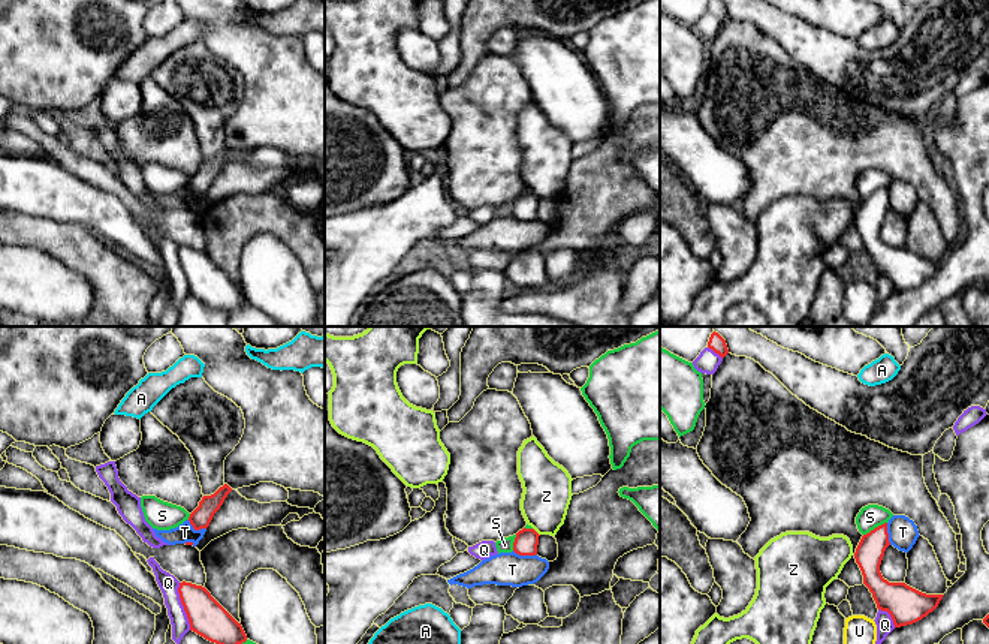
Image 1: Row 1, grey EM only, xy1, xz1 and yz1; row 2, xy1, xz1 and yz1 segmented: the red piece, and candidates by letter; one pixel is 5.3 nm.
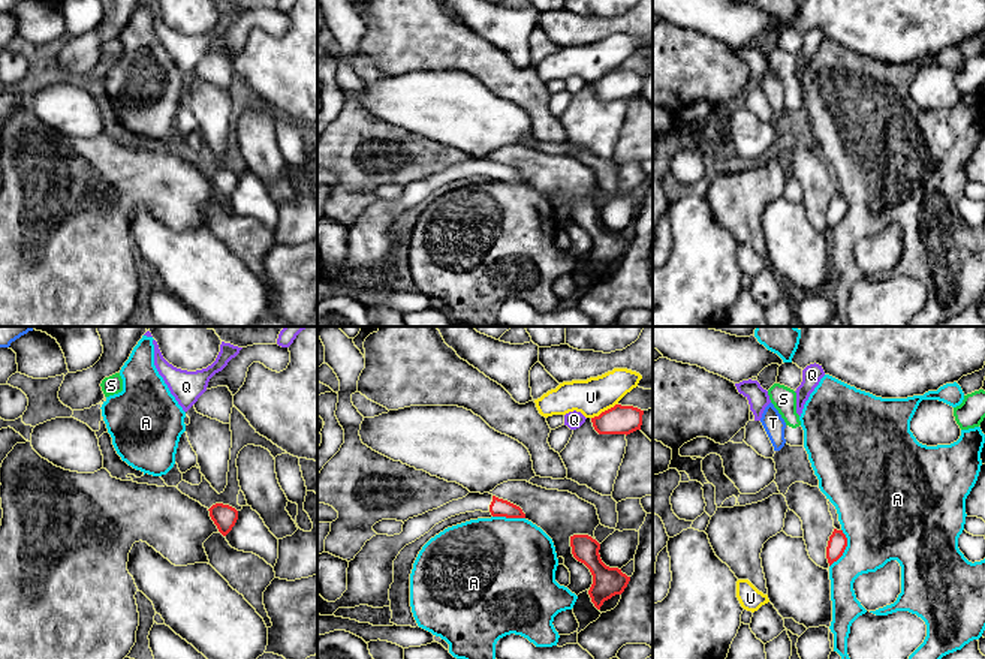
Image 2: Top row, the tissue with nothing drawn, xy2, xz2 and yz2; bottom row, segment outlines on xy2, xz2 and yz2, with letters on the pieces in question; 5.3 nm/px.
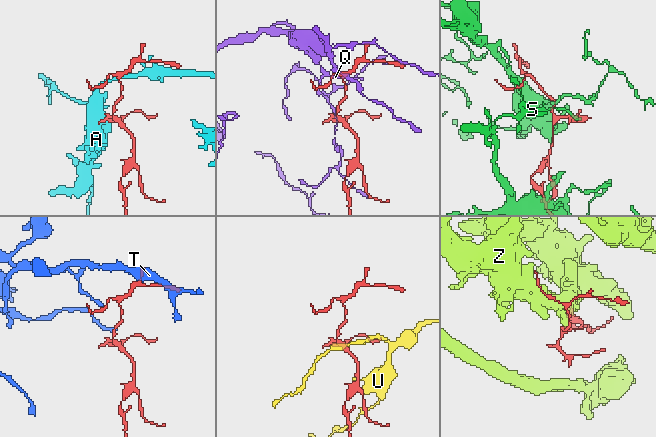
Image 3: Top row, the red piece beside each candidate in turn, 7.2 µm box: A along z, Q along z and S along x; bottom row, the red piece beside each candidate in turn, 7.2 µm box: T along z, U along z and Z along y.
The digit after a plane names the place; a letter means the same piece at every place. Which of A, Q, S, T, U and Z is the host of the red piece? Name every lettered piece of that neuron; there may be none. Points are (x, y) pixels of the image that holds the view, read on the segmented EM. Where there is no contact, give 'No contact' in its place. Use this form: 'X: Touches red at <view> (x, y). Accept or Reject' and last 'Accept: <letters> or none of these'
A: Touches red at yz2 (845, 548). Reject
Q: Touches red at xy1 (183, 605). Reject
S: Touches red at yz1 (876, 527). Reject
T: Touches red at xz1 (525, 554). Reject
U: Touches red at xz2 (605, 411). Reject
Z: Touches red at xz1 (536, 532). Reject
Accept: none of these

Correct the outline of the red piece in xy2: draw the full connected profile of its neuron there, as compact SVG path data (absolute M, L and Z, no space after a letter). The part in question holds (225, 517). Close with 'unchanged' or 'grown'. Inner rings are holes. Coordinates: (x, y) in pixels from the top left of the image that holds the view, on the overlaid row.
M216 503L208 511L211 520L223 536L232 530L238 520L238 511L229 505Z | unchanged

